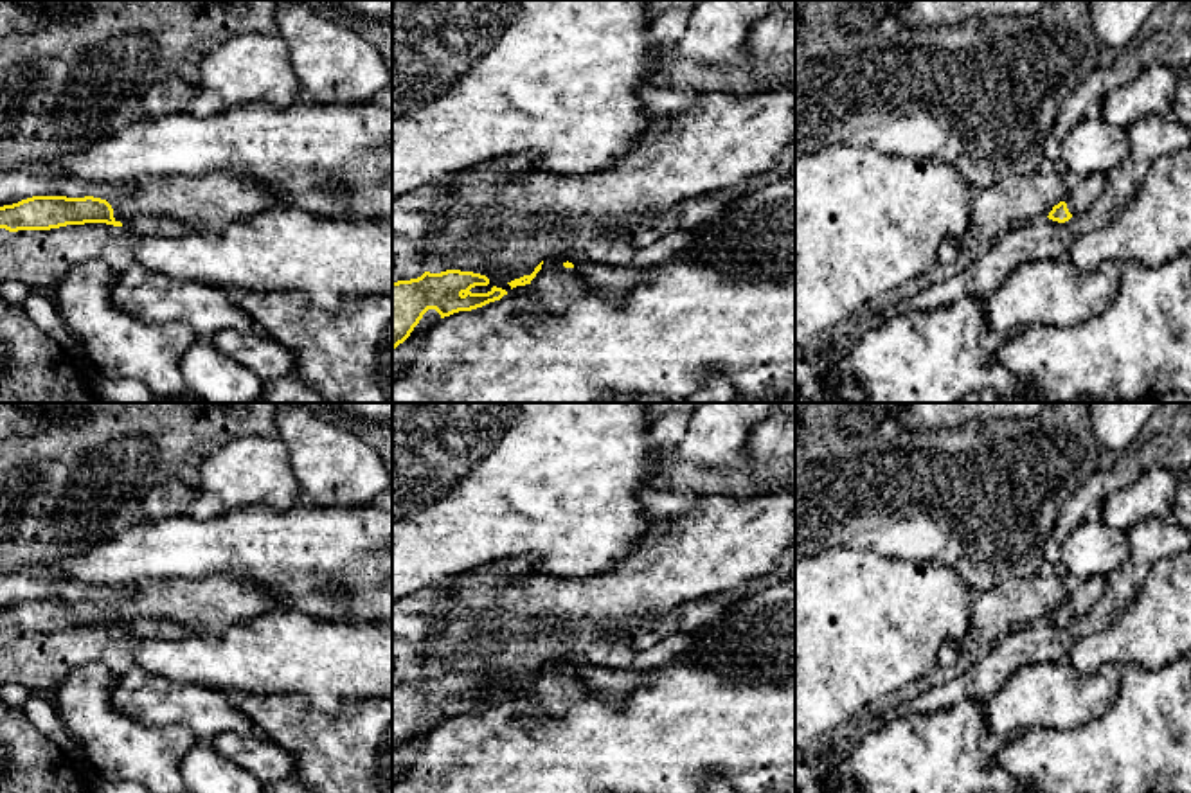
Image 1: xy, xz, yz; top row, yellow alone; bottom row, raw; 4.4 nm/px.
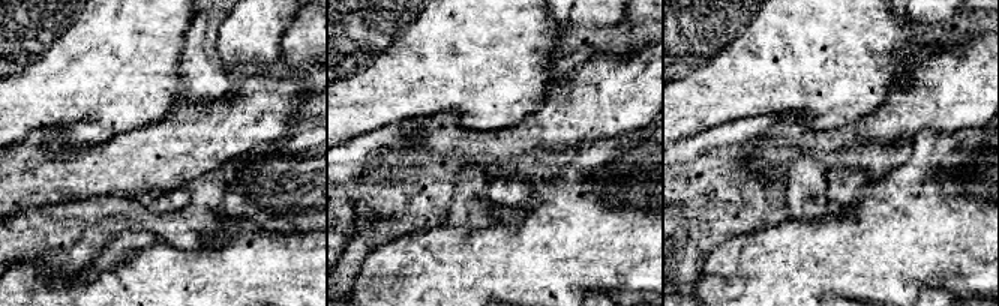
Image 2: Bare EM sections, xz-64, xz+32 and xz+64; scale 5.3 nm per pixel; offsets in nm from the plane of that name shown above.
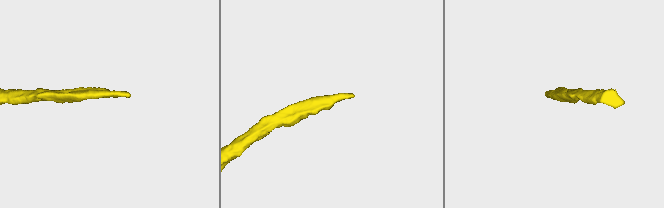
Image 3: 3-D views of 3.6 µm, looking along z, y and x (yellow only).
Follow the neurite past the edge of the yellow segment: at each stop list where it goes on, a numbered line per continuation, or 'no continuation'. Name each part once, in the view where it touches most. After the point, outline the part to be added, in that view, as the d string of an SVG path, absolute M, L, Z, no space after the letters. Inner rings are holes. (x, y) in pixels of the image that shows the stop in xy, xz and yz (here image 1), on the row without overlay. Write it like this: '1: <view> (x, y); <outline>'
1: xy (205, 606); M232 574L205 579L166 579L137 588L135 593L108 602L115 624L126 629L137 619L166 619L196 635L223 635L246 619L264 615L279 606L252 581Z

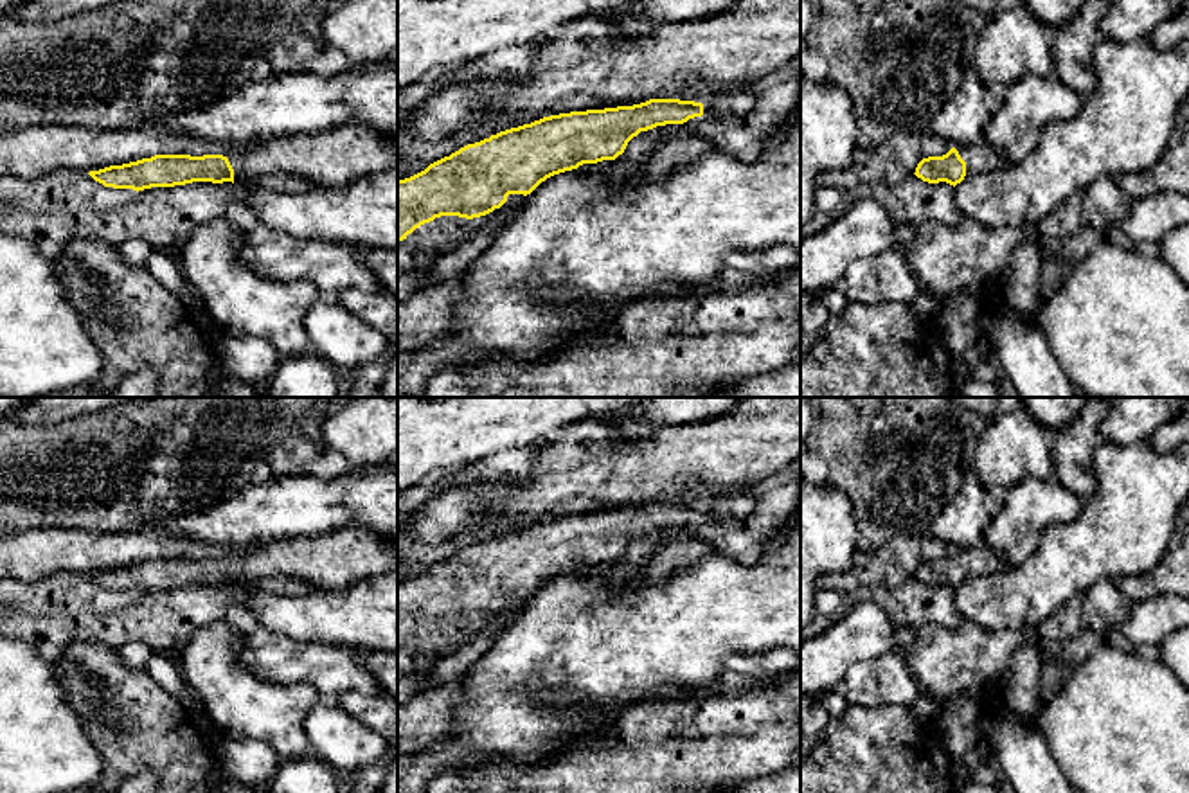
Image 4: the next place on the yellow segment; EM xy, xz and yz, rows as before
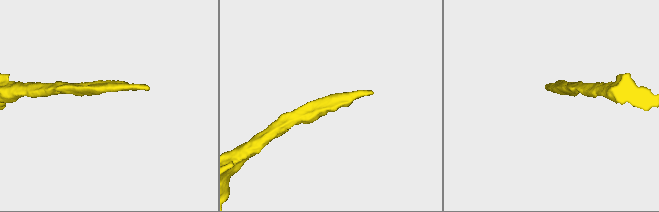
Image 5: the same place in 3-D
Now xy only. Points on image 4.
1: xy (335, 561); M344 527L320 538L255 543L227 561L236 588L252 586L266 575L288 575L315 590L344 592L362 579L396 570L398 545L358 527Z

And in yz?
1: yz (981, 560); M984 539L957 554L966 565L966 577L986 577L1007 568L1004 559Z

